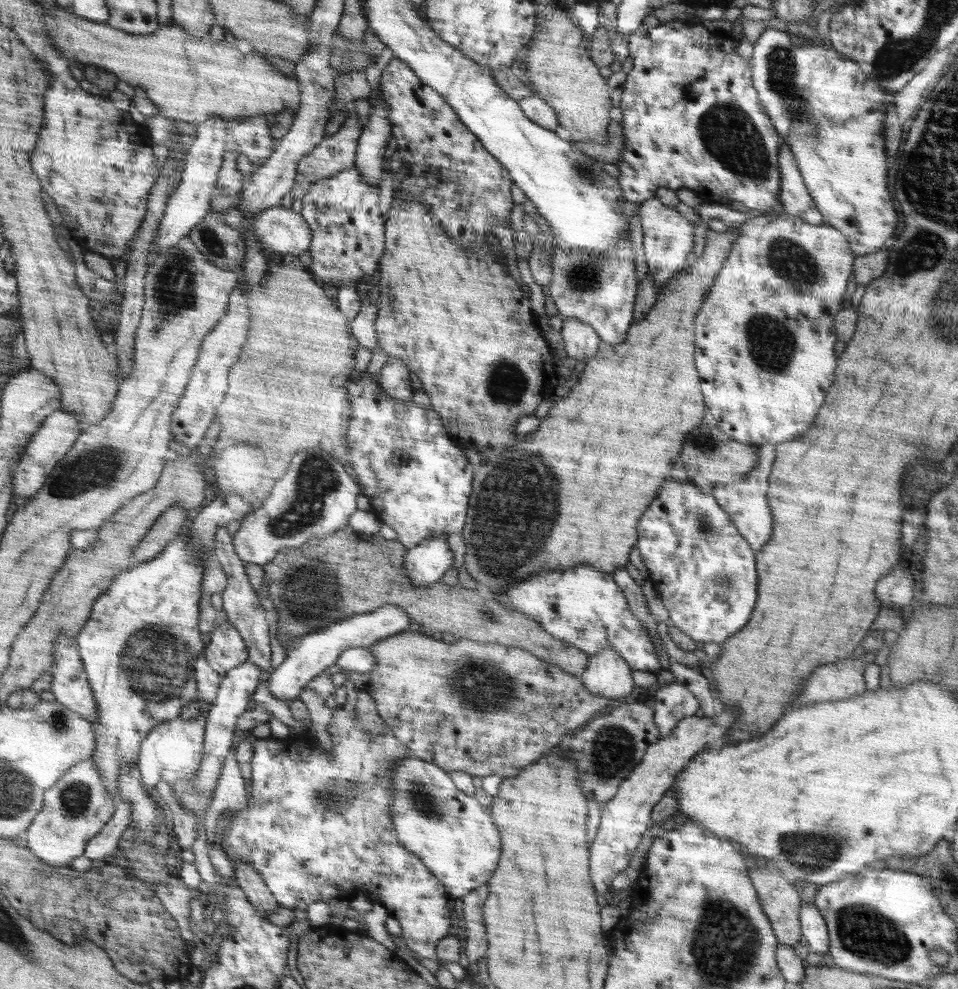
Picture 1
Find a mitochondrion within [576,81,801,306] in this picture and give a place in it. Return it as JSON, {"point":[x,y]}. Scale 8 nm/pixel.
{"point":[730,136]}

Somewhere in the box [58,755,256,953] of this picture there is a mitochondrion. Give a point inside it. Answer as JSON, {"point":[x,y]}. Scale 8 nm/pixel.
{"point":[75,796]}

